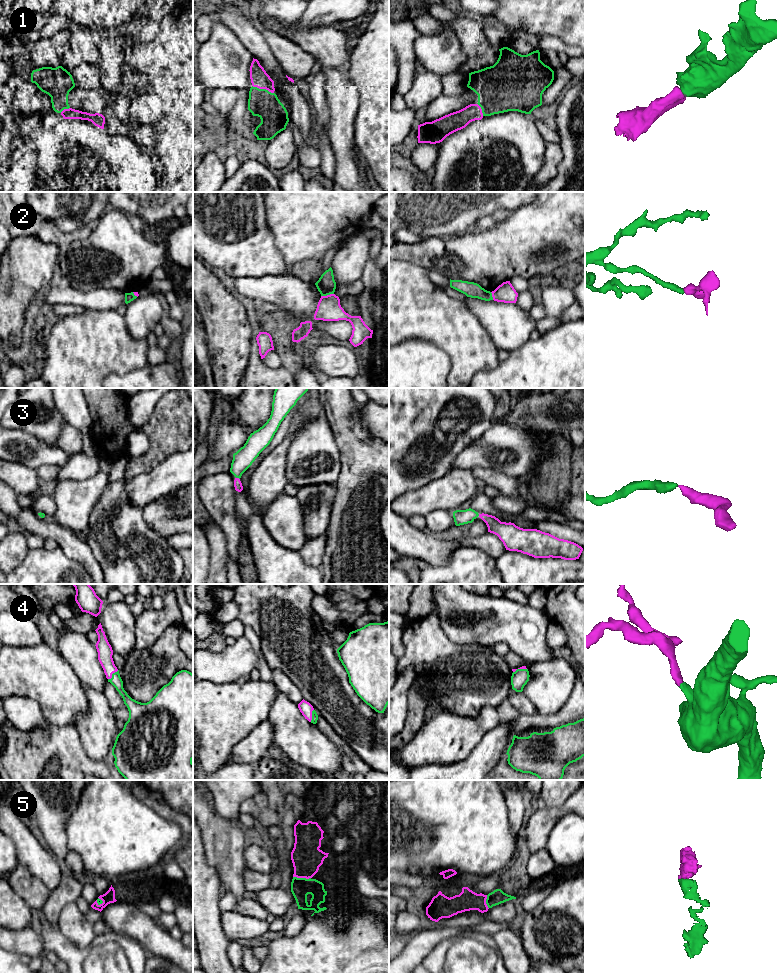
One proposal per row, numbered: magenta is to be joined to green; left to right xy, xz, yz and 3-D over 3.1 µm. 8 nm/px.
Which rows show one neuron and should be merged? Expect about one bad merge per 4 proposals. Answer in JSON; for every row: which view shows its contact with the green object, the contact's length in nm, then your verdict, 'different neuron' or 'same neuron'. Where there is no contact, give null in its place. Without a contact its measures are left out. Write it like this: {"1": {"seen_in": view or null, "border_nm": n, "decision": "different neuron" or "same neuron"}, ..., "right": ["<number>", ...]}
{"1": {"seen_in": "xz", "border_nm": 190, "decision": "same neuron"}, "2": {"seen_in": "xz", "border_nm": 110, "decision": "different neuron"}, "3": {"seen_in": "xz", "border_nm": 40, "decision": "same neuron"}, "4": {"seen_in": "xy", "border_nm": 120, "decision": "same neuron"}, "5": {"seen_in": "xz", "border_nm": 140, "decision": "same neuron"}, "right": ["1", "3", "4", "5"]}

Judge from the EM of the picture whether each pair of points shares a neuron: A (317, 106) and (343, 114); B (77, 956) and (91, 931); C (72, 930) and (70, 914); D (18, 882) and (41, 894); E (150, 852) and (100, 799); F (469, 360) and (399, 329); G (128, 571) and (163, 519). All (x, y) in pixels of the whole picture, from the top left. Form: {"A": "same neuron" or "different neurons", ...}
{"A": "different neurons", "B": "different neurons", "C": "same neuron", "D": "same neuron", "E": "same neuron", "F": "same neuron", "G": "different neurons"}

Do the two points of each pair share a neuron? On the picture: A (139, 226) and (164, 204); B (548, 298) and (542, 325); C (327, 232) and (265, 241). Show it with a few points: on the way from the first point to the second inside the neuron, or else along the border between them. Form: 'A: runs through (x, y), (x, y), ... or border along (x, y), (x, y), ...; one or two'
A: border along (131, 214), (137, 215), (146, 225); two
B: runs through (549, 305), (549, 318); one
C: border along (266, 218), (284, 262); two

